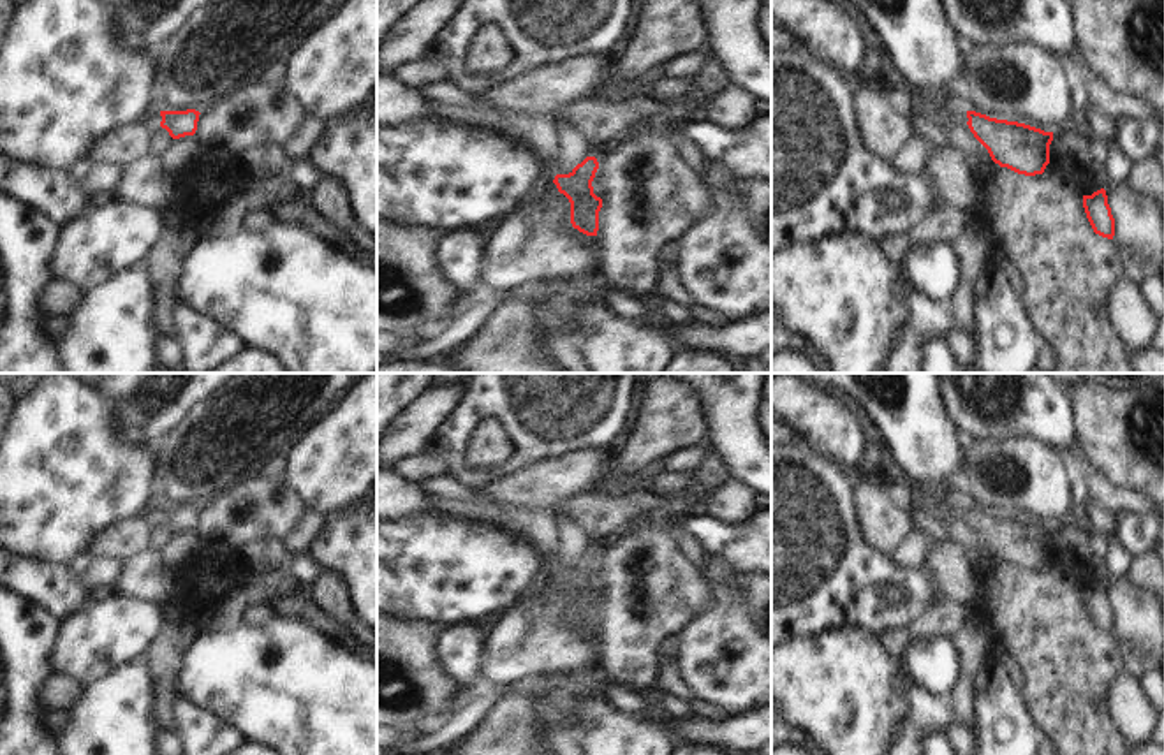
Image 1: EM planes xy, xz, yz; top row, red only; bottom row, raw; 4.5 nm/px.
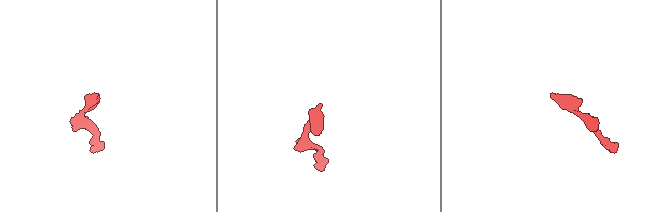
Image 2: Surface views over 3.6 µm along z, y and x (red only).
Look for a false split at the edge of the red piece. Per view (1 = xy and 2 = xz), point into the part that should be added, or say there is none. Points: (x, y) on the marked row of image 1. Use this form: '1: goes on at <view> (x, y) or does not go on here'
1: goes on at xy (152, 120)
2: goes on at xz (536, 129)

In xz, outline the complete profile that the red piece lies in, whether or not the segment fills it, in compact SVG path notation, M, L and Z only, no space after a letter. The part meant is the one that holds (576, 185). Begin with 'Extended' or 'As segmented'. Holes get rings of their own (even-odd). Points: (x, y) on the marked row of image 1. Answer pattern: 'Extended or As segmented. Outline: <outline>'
Extended. Outline: M430 100L437 118L463 125L495 128L504 136L519 137L541 162L546 183L553 181L571 202L571 224L586 236L597 236L602 199L593 194L592 181L599 169L595 157L586 157L569 174L556 172L556 125L546 113L479 111Z

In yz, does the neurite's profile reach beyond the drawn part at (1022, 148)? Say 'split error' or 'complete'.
complete

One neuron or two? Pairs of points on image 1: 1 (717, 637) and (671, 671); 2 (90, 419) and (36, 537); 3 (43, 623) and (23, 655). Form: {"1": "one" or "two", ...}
{"1": "two", "2": "one", "3": "one"}

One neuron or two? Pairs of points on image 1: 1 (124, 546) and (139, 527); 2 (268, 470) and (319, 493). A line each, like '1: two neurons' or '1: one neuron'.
1: one neuron
2: two neurons

